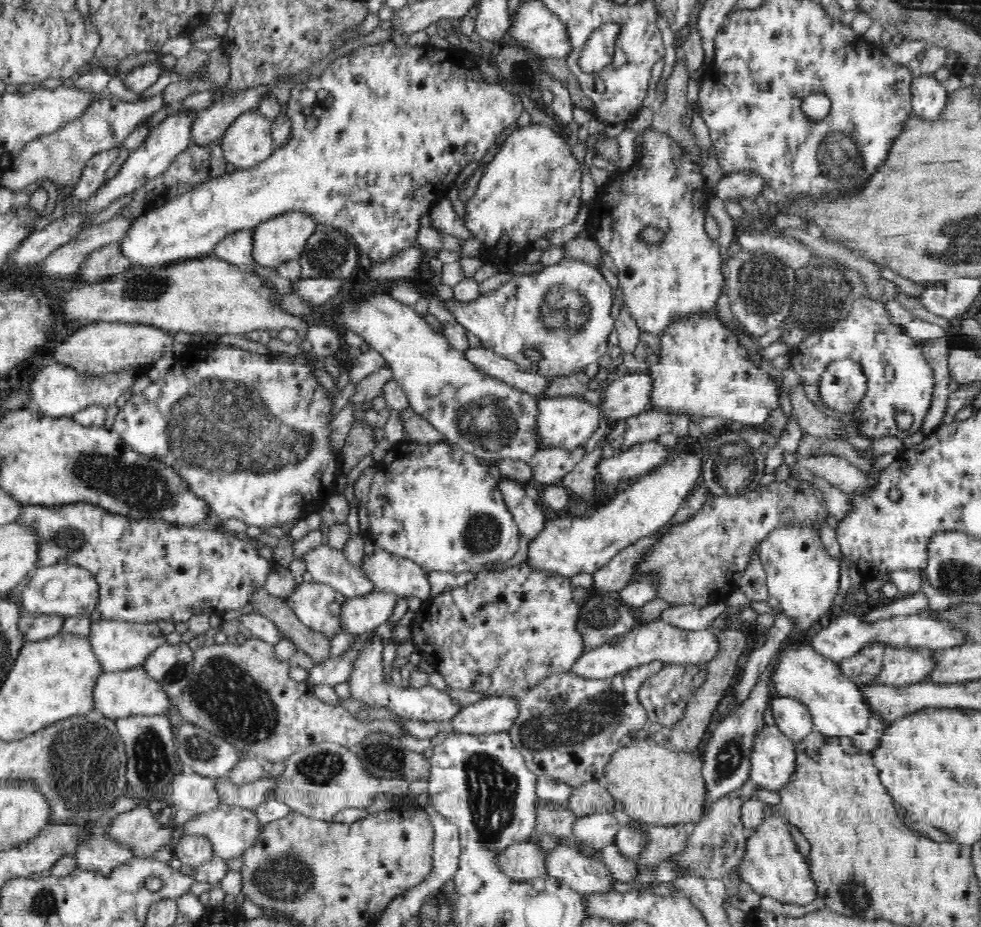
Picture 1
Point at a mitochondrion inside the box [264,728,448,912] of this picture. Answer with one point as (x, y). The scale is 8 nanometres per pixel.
(320, 768)

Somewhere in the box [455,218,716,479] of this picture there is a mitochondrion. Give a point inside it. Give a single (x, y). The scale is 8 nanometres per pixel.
(565, 308)

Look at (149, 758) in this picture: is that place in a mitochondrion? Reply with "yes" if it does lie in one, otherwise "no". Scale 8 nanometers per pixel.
yes

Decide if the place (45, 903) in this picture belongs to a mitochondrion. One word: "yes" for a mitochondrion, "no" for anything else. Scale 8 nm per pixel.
yes

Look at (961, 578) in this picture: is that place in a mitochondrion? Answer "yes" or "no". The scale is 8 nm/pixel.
yes

